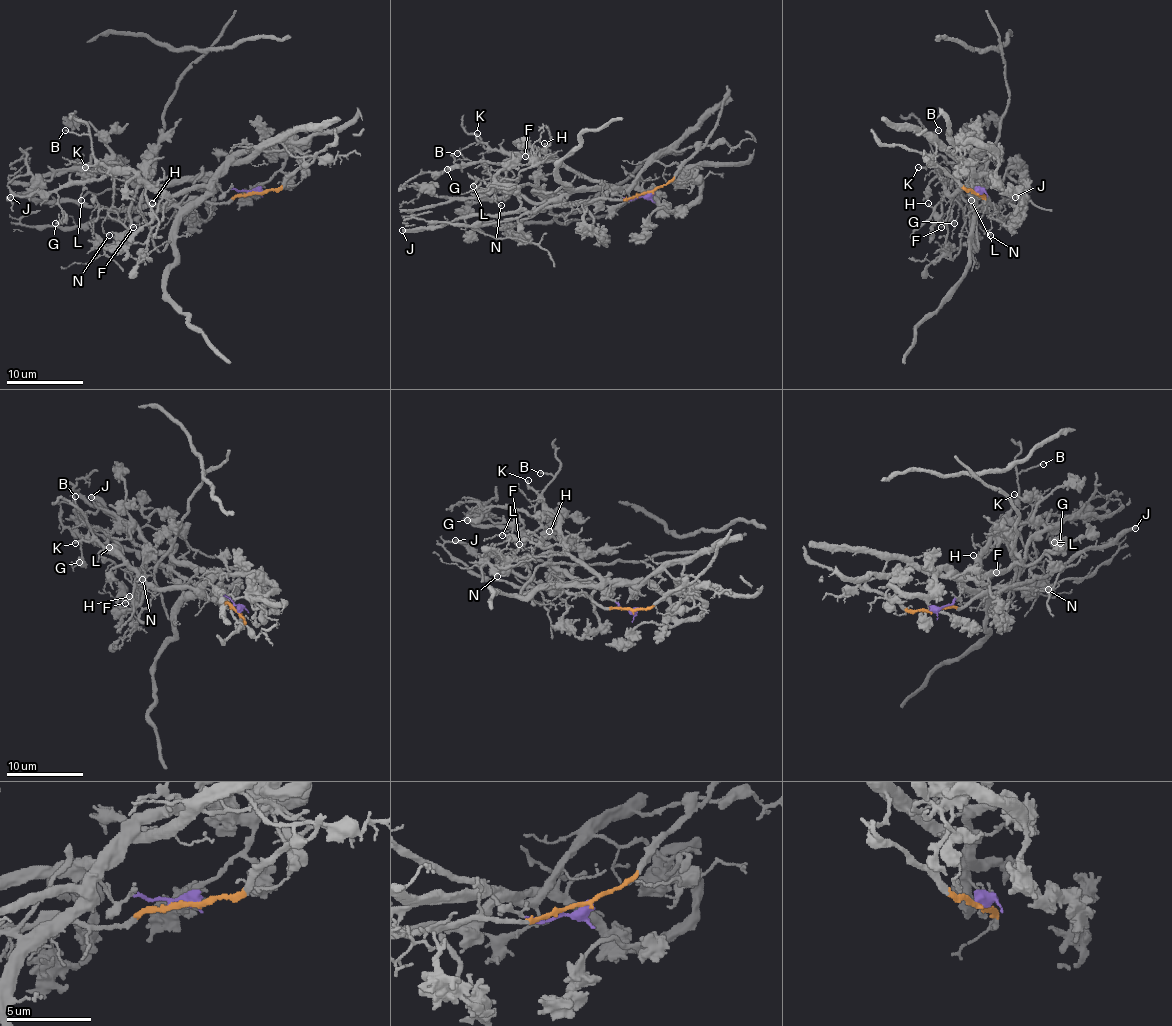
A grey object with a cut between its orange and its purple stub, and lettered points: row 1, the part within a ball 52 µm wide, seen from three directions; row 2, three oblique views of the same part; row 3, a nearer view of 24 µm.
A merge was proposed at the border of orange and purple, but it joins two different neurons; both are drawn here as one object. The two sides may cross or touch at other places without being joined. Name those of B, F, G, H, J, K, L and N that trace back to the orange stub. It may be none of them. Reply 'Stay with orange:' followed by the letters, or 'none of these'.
Stay with orange: J, L, N

